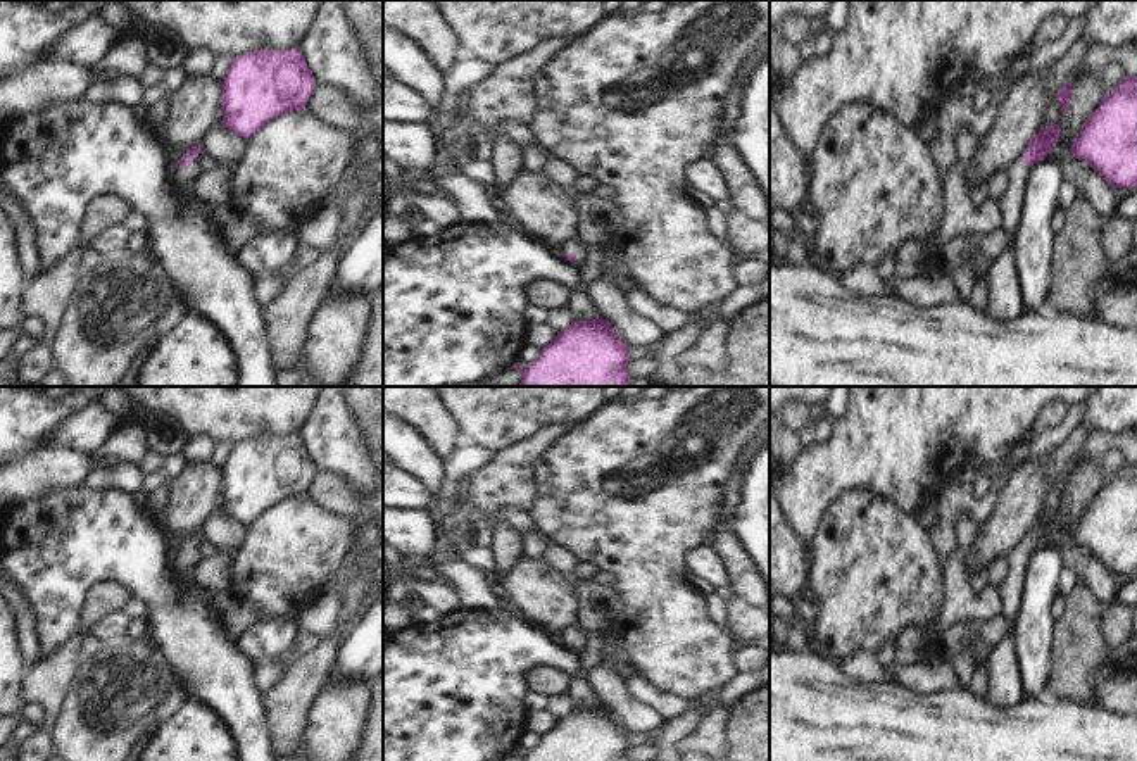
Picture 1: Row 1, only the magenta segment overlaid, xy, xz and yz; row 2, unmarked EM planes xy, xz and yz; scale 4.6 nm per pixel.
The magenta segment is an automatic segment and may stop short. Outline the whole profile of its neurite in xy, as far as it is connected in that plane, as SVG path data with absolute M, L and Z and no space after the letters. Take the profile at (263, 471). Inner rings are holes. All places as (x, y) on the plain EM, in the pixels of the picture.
M298 433L233 443L221 469L221 511L245 528L276 504L305 495L316 466Z

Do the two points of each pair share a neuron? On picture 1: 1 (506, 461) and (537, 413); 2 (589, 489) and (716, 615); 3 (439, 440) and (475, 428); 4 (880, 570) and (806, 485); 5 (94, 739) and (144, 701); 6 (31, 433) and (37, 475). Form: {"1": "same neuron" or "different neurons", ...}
{"1": "different neurons", "2": "different neurons", "3": "different neurons", "4": "different neurons", "5": "same neuron", "6": "different neurons"}

